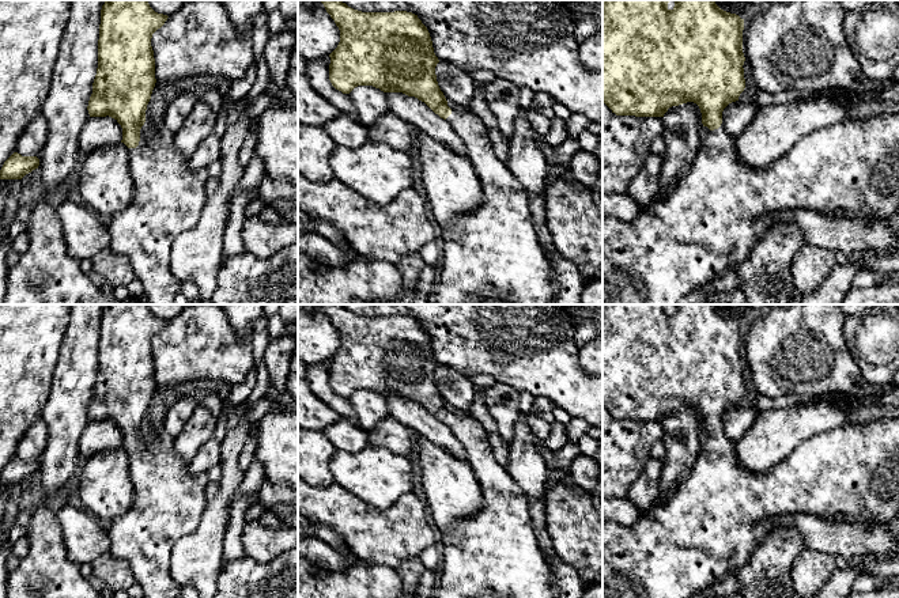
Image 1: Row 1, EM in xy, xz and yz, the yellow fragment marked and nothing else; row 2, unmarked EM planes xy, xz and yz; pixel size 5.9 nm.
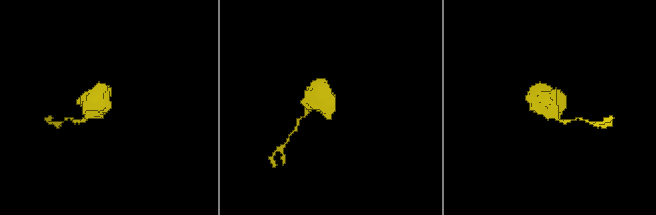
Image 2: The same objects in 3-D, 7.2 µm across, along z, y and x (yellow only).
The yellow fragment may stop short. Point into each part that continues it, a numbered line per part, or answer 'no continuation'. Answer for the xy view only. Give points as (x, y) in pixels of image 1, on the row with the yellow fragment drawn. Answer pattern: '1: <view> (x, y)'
1: xy (169, 199)

